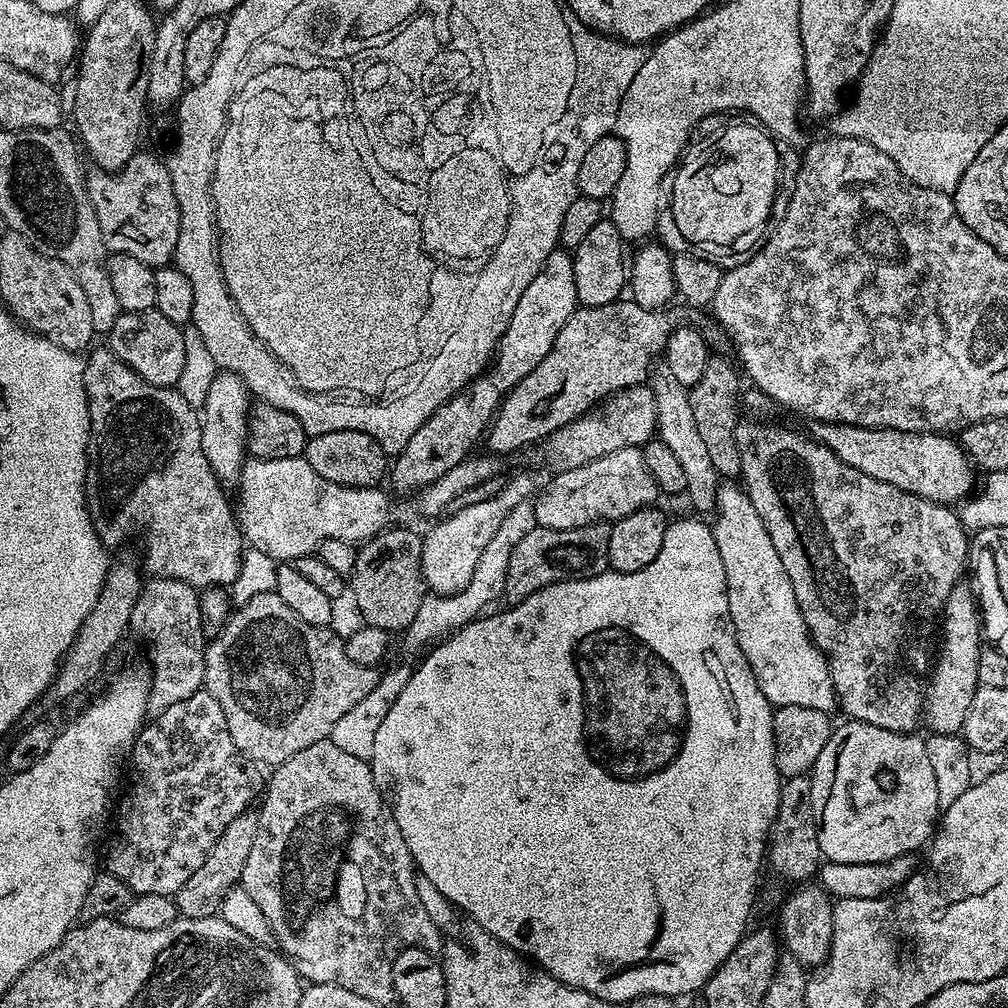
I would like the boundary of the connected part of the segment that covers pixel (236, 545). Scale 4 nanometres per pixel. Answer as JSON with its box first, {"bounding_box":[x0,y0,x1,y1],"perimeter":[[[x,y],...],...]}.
{"bounding_box":[83,348,246,590],"perimeter":[[[95,348],[87,353],[84,362],[83,385],[90,410],[84,489],[88,513],[98,538],[105,549],[113,550],[127,542],[128,532],[140,536],[144,543],[142,568],[149,577],[174,578],[197,590],[230,586],[234,578],[238,578],[246,541],[233,505],[231,508],[227,498],[220,493],[222,481],[214,474],[202,450],[201,413],[192,408],[175,387],[154,386],[130,370],[111,348]]]}

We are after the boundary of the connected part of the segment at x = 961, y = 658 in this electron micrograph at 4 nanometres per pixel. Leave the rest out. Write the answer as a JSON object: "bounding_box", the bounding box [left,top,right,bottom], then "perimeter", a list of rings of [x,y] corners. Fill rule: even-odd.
{"bounding_box":[922,582,982,733],"perimeter":[[[959,582],[950,590],[942,613],[944,641],[940,644],[940,657],[935,657],[930,672],[930,683],[924,694],[922,720],[932,727],[933,733],[959,733],[966,722],[966,710],[974,699],[978,687],[978,654],[982,647],[980,641],[980,612],[977,597],[964,582]],[[980,611],[980,612],[979,612]]]}

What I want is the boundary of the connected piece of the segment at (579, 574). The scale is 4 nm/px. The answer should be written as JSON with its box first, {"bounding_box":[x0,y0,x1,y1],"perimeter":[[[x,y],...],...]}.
{"bounding_box":[504,522,612,601],"perimeter":[[[601,522],[587,524],[570,530],[534,527],[514,546],[510,554],[510,566],[506,566],[504,596],[509,601],[525,600],[538,590],[563,580],[588,580],[609,571],[610,530],[612,524]]]}

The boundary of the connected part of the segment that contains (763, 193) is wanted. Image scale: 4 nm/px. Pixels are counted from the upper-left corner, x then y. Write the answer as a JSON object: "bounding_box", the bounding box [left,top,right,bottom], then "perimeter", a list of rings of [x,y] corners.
{"bounding_box":[670,118,782,248],"perimeter":[[[744,118],[737,120],[740,120],[737,124],[724,124],[721,128],[714,129],[713,132],[705,138],[705,140],[693,139],[691,143],[687,145],[686,151],[683,153],[678,167],[675,169],[674,175],[671,177],[670,196],[672,192],[672,205],[670,205],[670,211],[674,218],[674,222],[678,222],[678,230],[682,230],[682,238],[686,238],[686,242],[689,246],[696,246],[696,244],[726,246],[729,244],[732,248],[738,247],[740,244],[738,239],[755,230],[756,226],[752,223],[752,221],[754,221],[756,217],[764,217],[766,214],[766,206],[774,203],[776,200],[776,187],[778,187],[779,184],[782,184],[782,173],[780,171],[780,149],[777,141],[773,139],[773,137],[769,135],[769,133],[765,131],[761,125],[755,122],[749,122]]]}

